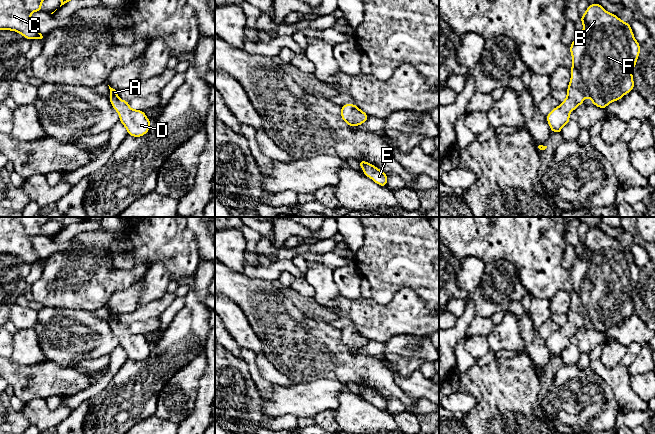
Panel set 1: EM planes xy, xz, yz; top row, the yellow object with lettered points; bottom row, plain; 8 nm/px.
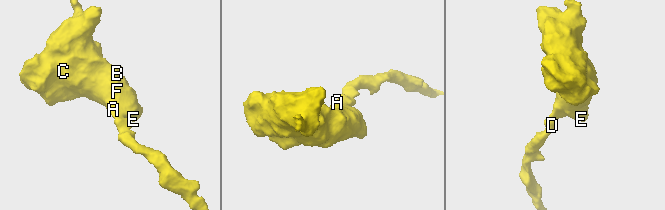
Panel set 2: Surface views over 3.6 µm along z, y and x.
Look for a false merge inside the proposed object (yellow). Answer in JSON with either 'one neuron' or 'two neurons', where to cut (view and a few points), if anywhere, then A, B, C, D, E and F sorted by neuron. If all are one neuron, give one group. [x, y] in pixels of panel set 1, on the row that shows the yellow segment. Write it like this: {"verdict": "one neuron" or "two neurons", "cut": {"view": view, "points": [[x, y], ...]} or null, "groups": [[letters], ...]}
{"verdict": "one neuron", "cut": null, "groups": [["A", "B", "C", "D", "E", "F"]]}

